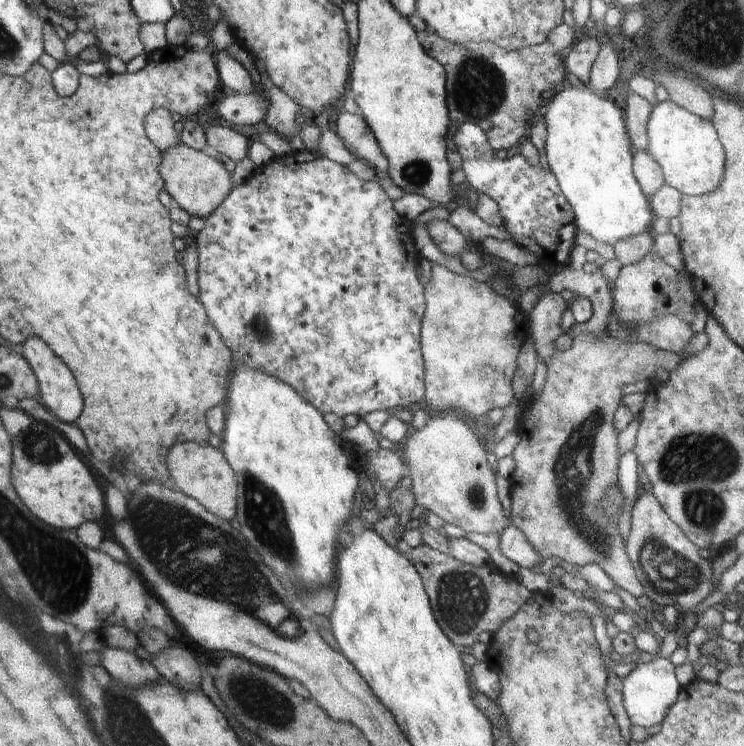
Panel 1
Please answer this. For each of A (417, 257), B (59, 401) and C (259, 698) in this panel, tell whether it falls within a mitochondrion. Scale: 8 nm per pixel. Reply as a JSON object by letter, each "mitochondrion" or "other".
{"A":"other","B":"other","C":"mitochondrion"}

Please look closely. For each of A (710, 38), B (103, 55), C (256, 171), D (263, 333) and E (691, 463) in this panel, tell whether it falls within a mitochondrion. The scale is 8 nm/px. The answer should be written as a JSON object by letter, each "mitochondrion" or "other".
{"A":"mitochondrion","B":"other","C":"other","D":"mitochondrion","E":"mitochondrion"}

